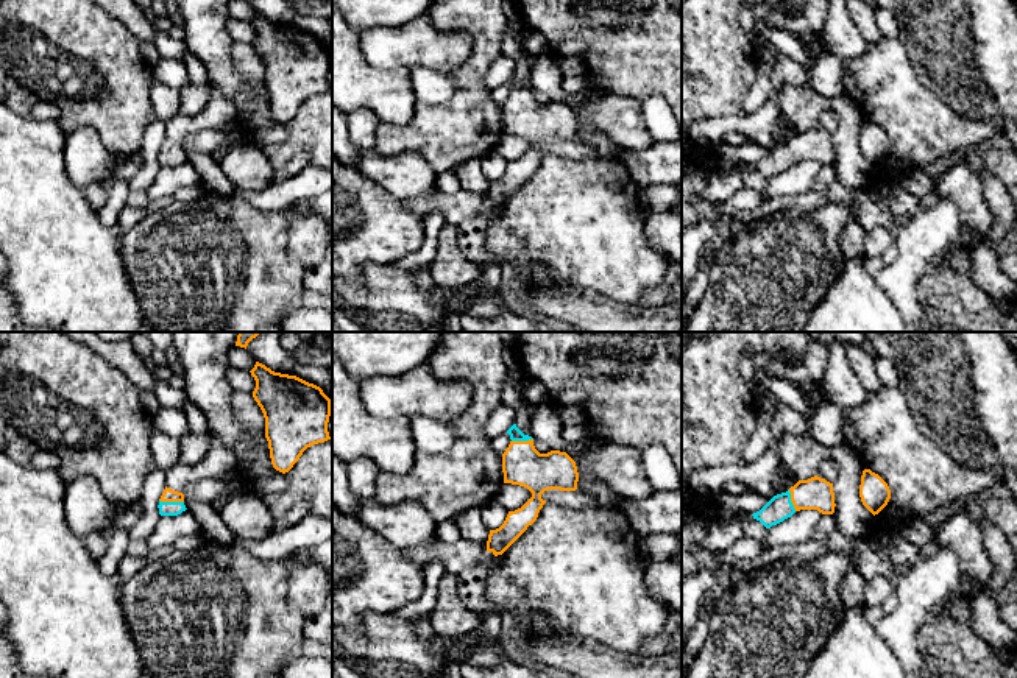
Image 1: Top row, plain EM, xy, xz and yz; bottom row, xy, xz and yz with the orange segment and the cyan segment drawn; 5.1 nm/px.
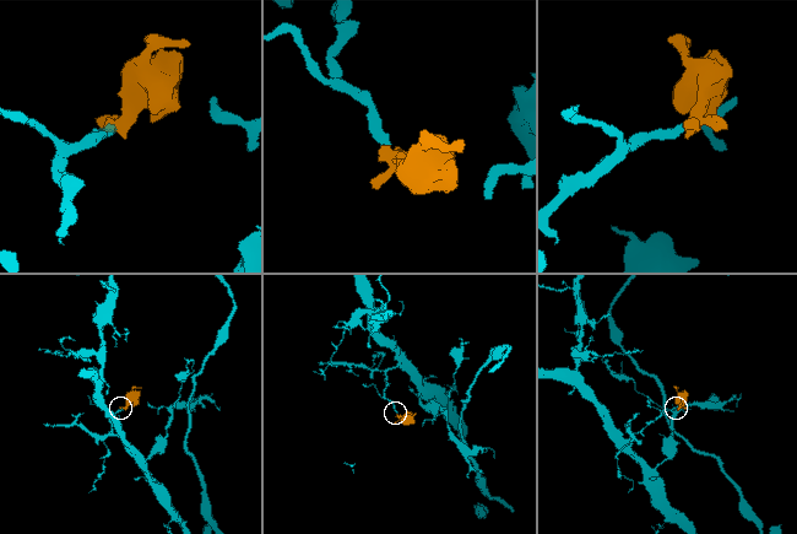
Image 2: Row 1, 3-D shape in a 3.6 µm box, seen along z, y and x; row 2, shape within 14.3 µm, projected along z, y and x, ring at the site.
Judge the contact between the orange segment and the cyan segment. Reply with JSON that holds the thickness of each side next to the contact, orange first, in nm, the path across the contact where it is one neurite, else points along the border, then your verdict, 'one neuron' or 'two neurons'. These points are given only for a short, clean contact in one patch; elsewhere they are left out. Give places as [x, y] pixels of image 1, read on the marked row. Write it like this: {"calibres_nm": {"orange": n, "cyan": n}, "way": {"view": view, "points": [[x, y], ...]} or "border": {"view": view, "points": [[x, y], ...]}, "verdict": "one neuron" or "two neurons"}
{"calibres_nm": {"orange": 70, "cyan": 80}, "way": {"view": "xy", "points": [[169, 494], [172, 501], [166, 508]]}, "verdict": "one neuron"}

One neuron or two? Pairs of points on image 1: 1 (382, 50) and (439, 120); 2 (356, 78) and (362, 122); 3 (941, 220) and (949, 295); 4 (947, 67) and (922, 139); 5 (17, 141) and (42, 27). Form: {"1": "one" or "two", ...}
{"1": "two", "2": "two", "3": "two", "4": "two", "5": "two"}

